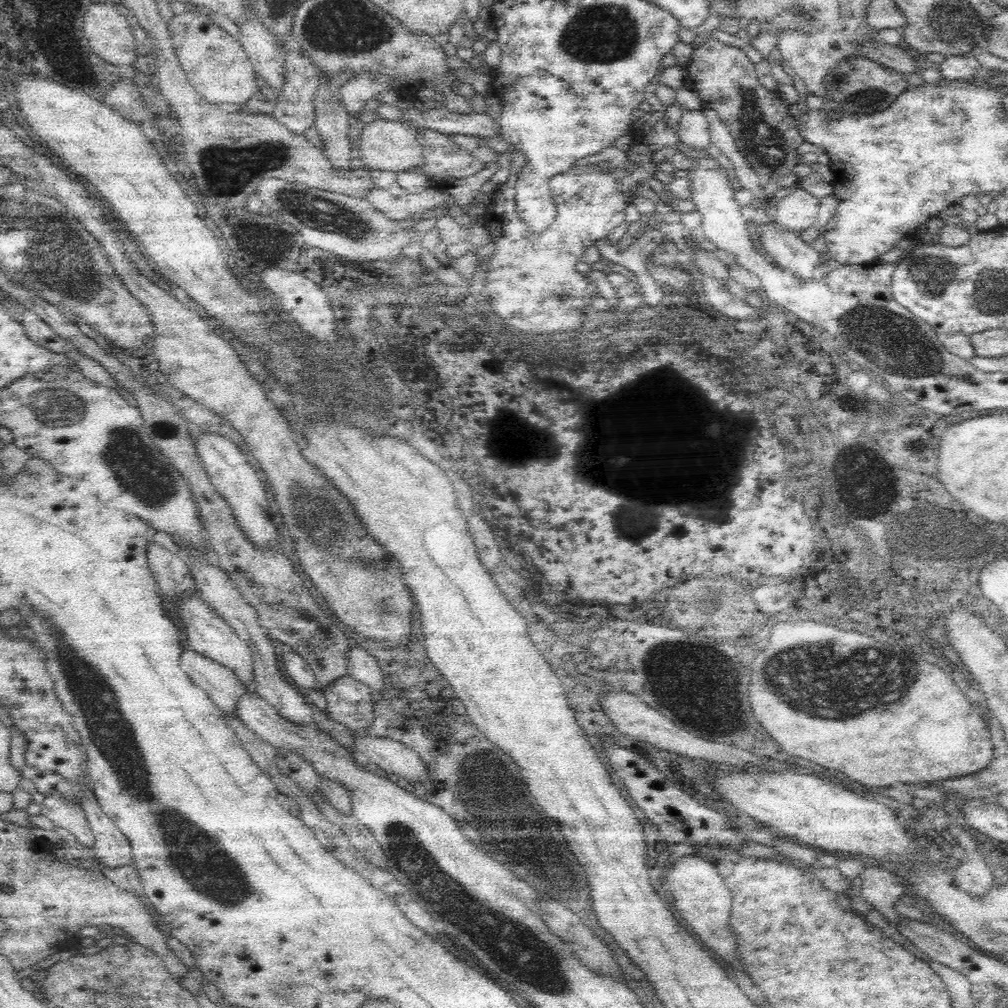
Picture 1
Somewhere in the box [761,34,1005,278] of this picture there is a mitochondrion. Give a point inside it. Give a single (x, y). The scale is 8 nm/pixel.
(866, 98)

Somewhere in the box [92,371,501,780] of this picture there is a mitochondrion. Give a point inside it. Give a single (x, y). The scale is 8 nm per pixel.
(126, 454)

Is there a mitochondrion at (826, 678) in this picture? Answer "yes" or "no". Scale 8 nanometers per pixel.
yes

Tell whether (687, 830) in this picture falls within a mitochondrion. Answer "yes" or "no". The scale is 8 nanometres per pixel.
no

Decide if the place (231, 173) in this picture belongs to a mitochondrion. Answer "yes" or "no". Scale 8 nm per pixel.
yes

